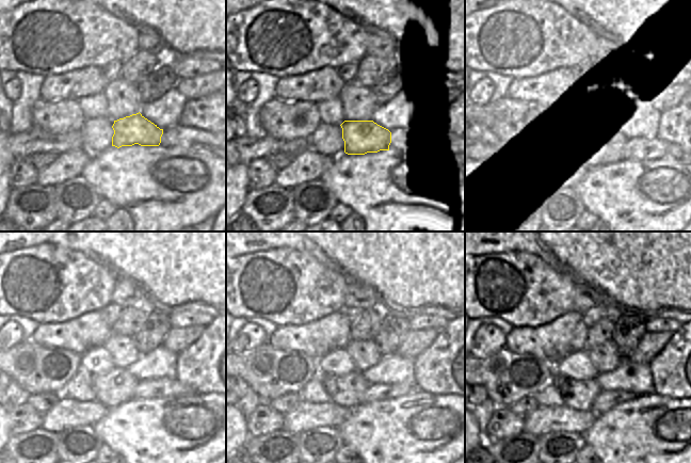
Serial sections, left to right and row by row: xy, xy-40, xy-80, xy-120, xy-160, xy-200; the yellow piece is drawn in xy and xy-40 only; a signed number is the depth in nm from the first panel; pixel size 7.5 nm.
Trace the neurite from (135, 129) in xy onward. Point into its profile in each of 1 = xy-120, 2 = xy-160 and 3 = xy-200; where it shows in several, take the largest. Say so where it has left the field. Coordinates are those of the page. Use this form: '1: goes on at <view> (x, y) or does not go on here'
1: goes on at xy-120 (115, 387)
2: goes on at xy-160 (348, 390)
3: goes on at xy-200 (579, 395)

